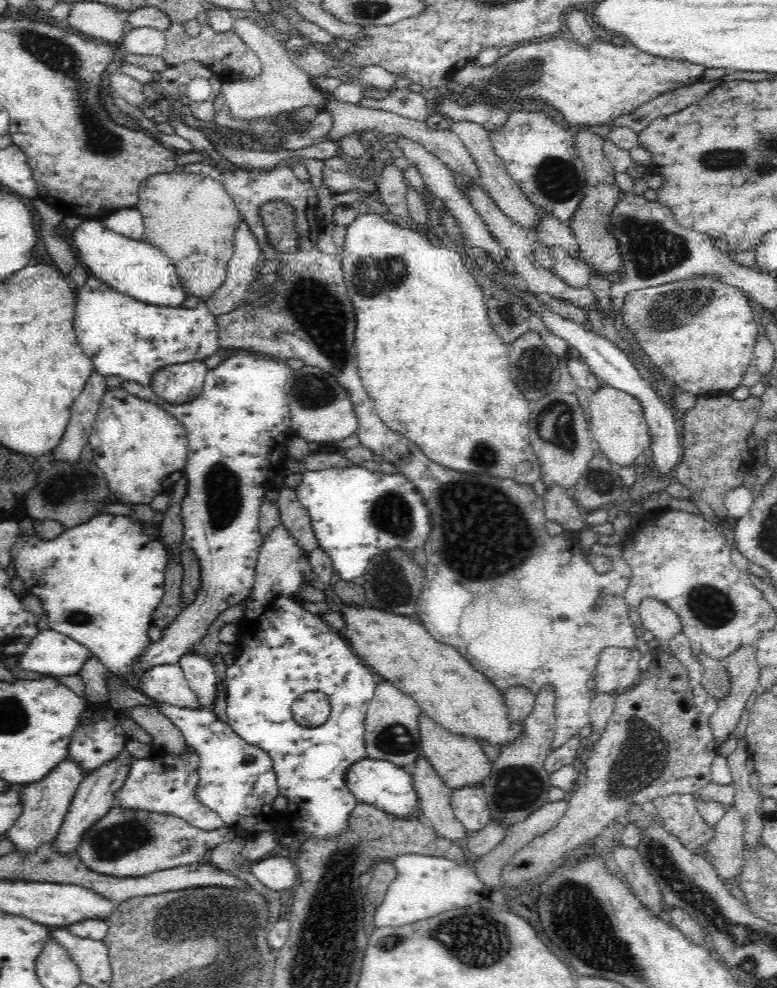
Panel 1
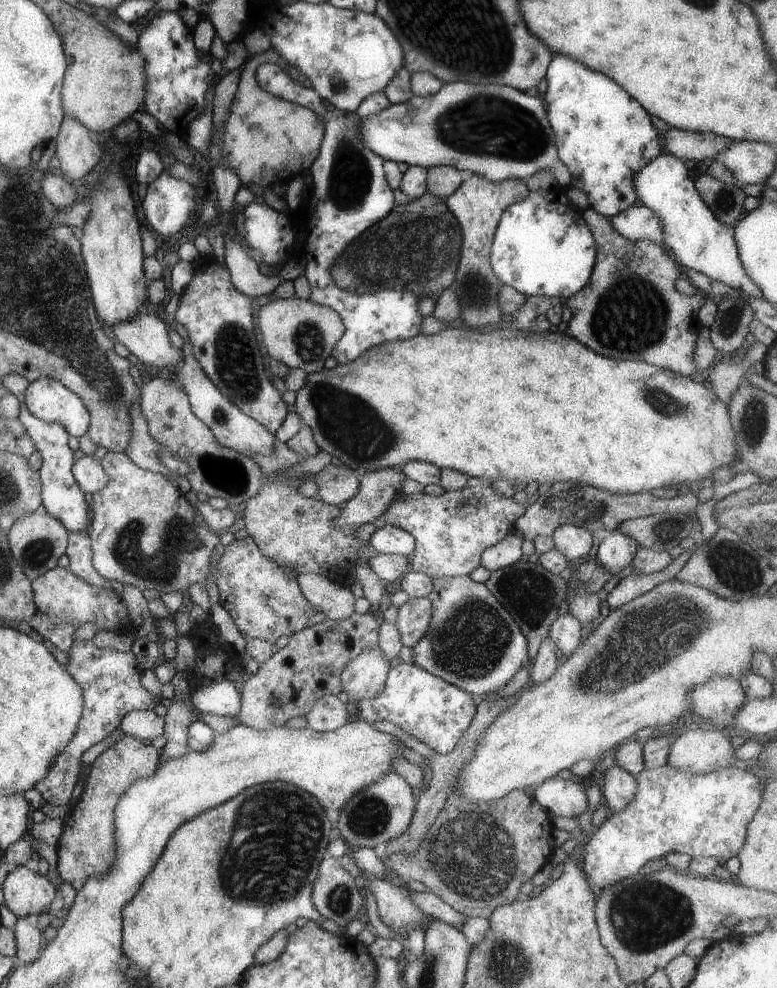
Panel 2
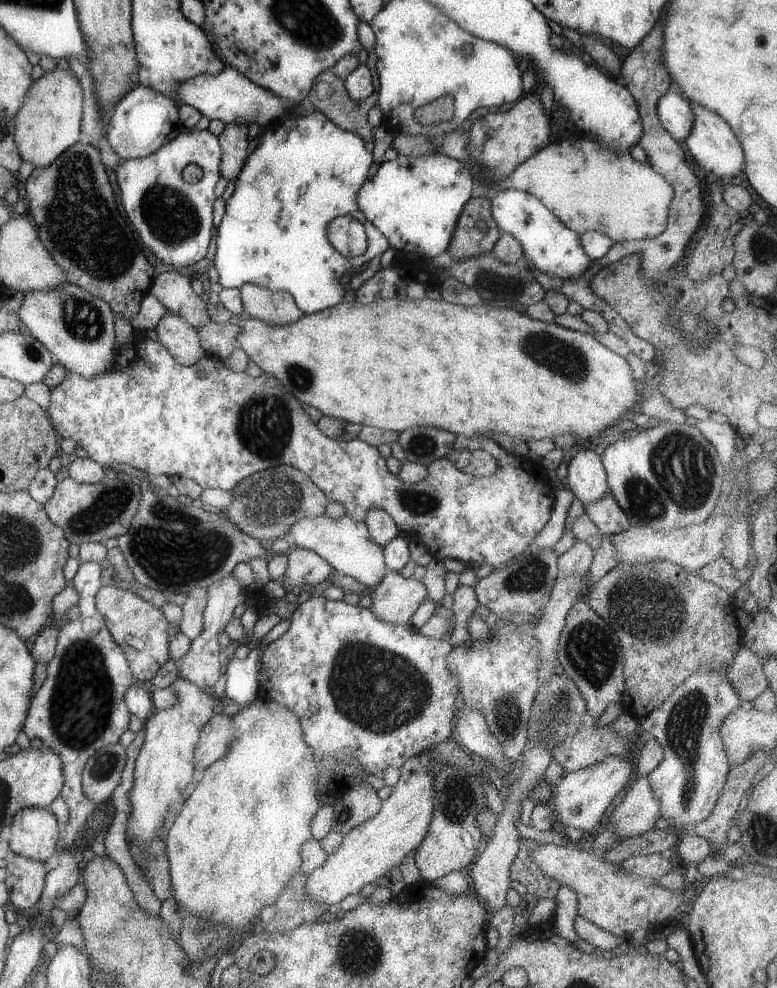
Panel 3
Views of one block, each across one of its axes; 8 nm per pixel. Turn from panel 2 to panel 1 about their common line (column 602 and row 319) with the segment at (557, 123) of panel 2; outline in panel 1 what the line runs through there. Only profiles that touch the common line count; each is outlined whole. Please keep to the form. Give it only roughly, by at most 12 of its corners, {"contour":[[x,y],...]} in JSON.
{"contour":[[91,276],[74,330],[93,371],[150,387],[221,352],[216,317]]}

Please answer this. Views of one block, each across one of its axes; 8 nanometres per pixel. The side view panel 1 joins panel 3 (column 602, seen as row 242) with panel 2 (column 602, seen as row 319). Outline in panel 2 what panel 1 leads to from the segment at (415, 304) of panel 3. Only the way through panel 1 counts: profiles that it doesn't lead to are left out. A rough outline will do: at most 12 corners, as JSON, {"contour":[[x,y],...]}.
{"contour":[[564,330],[305,376],[350,469],[611,493],[737,460],[703,383]]}

